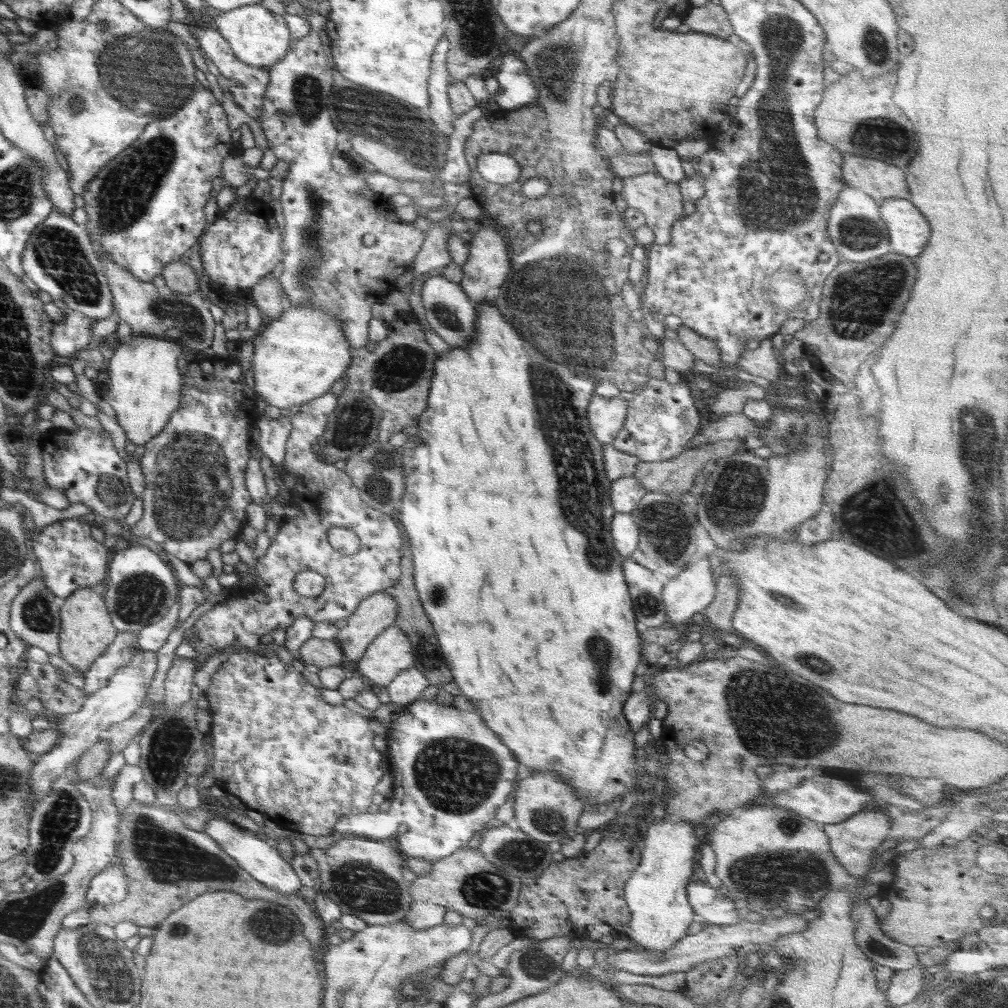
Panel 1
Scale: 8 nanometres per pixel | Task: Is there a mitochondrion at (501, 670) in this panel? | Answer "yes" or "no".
no

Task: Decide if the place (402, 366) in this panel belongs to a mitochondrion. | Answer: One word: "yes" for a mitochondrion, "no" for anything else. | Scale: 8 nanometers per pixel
yes

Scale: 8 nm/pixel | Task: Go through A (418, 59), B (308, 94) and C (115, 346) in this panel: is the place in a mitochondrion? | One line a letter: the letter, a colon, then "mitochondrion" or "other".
A: other
B: mitochondrion
C: other

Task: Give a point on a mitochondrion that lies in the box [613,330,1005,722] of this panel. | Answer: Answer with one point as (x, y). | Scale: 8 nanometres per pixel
(877, 514)

